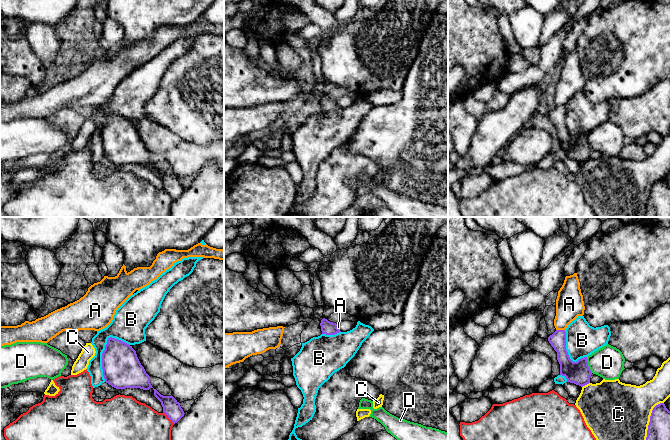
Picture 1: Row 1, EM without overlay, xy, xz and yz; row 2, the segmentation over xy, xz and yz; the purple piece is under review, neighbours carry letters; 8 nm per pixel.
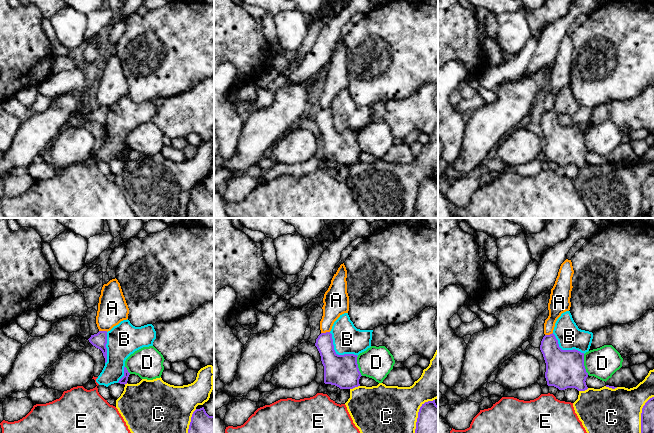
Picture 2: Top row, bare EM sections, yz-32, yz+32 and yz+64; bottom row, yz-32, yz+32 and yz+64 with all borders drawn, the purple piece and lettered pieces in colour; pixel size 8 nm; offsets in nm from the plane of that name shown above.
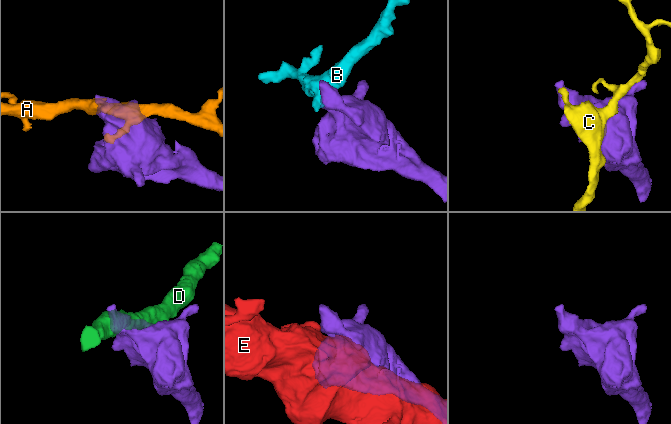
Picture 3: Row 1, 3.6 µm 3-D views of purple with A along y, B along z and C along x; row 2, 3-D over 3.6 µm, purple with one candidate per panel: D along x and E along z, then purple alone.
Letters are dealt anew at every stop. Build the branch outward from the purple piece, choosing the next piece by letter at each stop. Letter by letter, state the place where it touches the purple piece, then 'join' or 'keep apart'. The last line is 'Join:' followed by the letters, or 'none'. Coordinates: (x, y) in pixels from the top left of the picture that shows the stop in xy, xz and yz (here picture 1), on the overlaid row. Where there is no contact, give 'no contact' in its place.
A: contact yz (560, 330); keep apart
B: contact xy (102, 359); keep apart
C: contact yz (650, 419); keep apart
D: contact yz (587, 365); keep apart
E: contact xy (168, 417); keep apart
Join: none

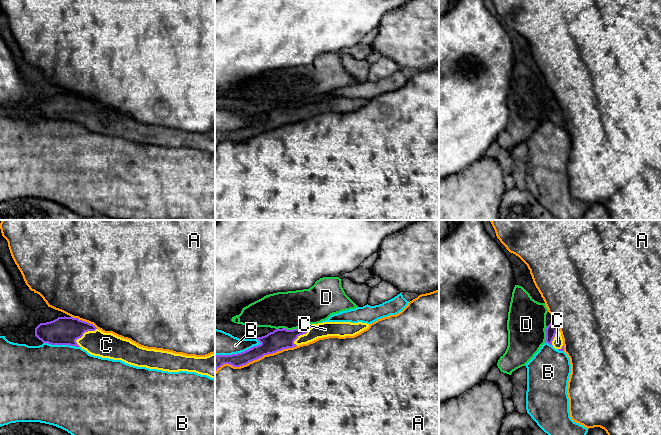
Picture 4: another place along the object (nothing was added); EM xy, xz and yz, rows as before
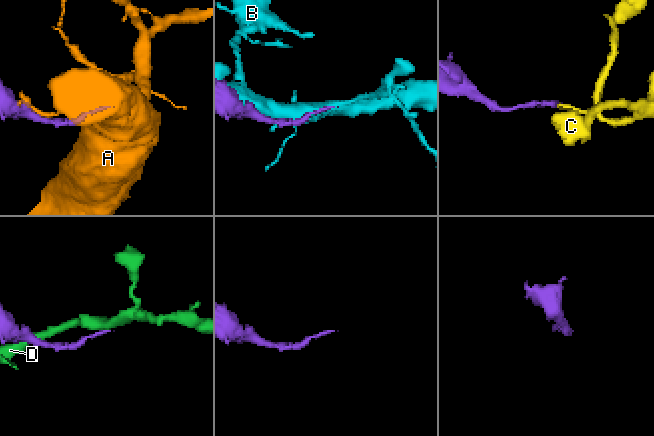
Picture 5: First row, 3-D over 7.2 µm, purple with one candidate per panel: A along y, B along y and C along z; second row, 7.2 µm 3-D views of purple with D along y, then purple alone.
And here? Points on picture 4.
A: contact xz (255, 359); keep apart
B: contact xz (238, 353); keep apart
C: contact xz (302, 334); join
D: contact xz (297, 328); keep apart
Join: C

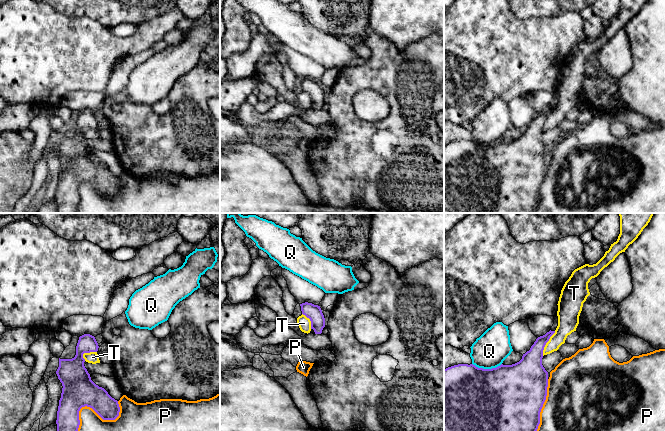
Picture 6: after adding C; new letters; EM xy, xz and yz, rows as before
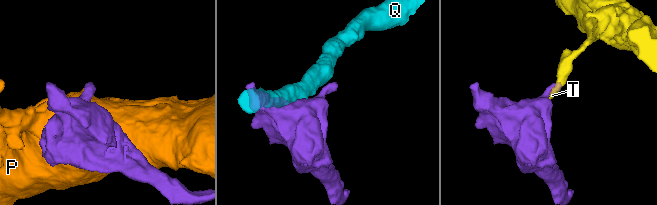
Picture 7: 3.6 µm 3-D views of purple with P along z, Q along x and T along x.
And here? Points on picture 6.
P: contact xy (95, 411); keep apart
Q: contact yz (487, 369); keep apart
T: contact yz (546, 342); keep apart
Join: none

